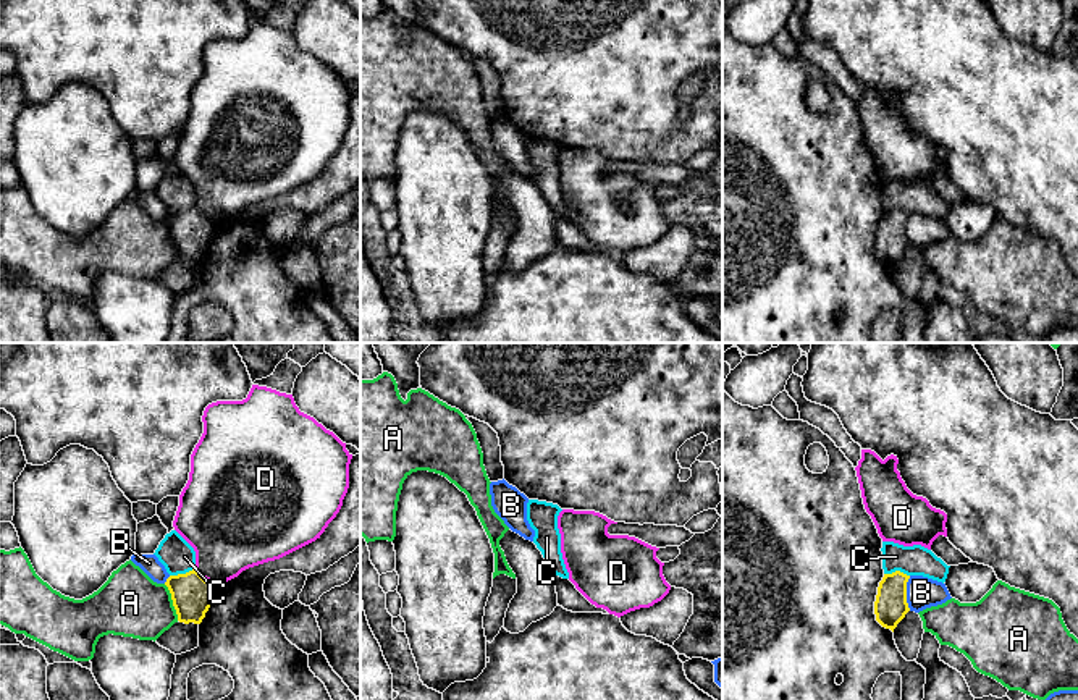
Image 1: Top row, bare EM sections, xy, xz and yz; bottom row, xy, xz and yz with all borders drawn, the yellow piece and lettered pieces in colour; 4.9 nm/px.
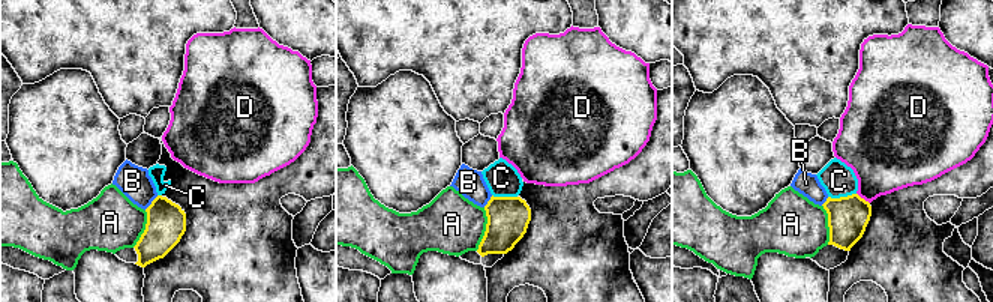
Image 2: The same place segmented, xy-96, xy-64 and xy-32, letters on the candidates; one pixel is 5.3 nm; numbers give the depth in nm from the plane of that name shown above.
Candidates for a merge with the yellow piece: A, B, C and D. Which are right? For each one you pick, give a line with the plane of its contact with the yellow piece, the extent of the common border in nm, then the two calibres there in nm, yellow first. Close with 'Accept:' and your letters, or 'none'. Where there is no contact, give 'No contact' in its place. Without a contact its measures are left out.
Accept: none

